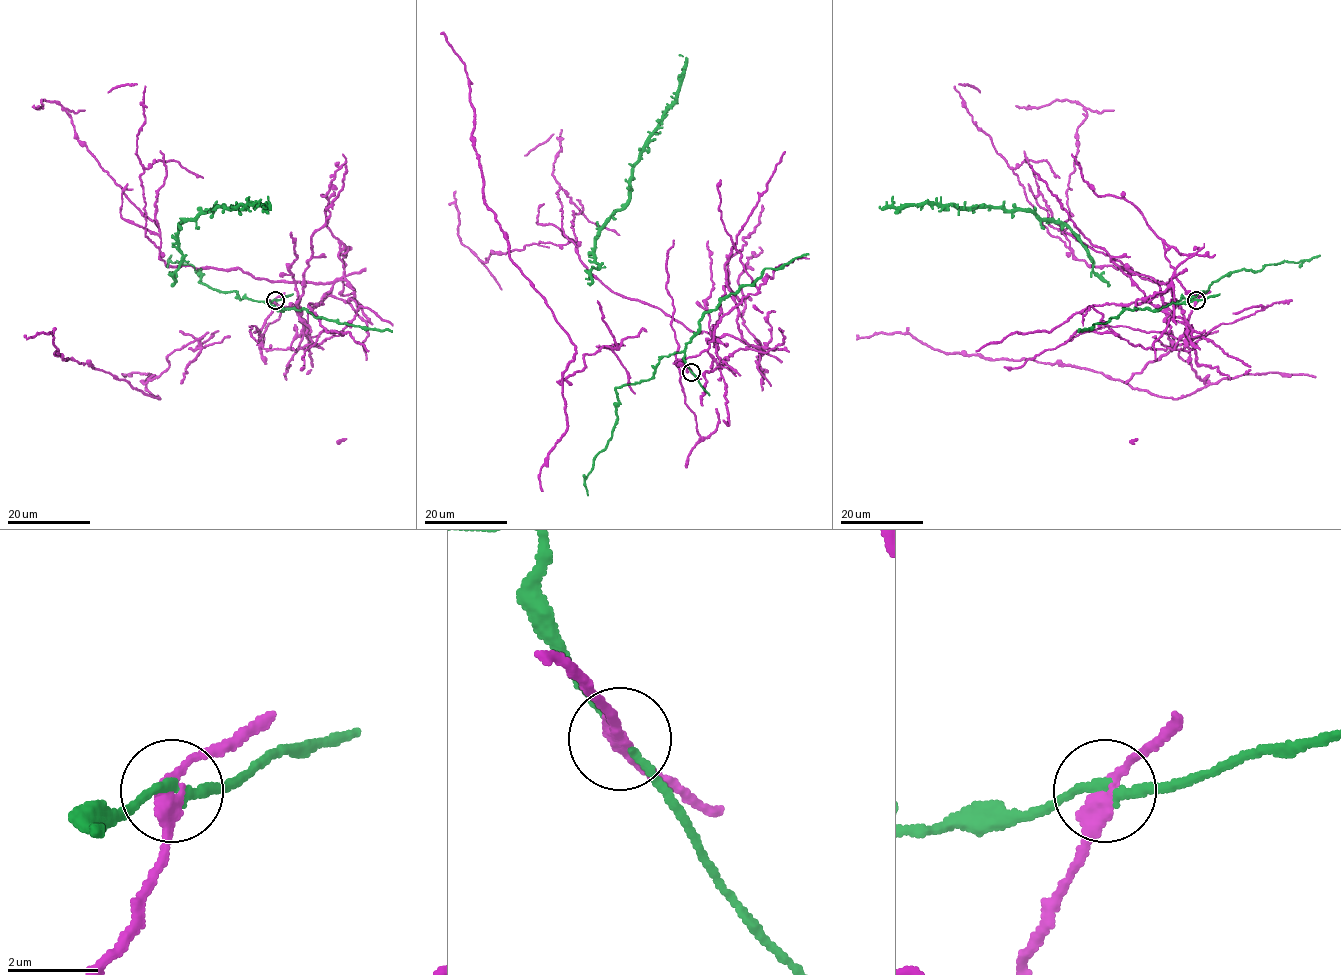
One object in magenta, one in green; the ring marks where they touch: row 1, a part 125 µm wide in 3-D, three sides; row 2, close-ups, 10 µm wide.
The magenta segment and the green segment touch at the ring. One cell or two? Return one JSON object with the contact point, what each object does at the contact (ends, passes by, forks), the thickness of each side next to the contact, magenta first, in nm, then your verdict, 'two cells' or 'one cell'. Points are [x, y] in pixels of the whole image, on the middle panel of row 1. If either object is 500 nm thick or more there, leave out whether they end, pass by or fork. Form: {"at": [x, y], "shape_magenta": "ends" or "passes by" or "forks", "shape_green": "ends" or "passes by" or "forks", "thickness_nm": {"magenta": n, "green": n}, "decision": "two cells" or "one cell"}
{"at": [691, 372], "shape_magenta": "passes by", "shape_green": "passes by", "thickness_nm": {"magenta": 300, "green": 190}, "decision": "two cells"}

